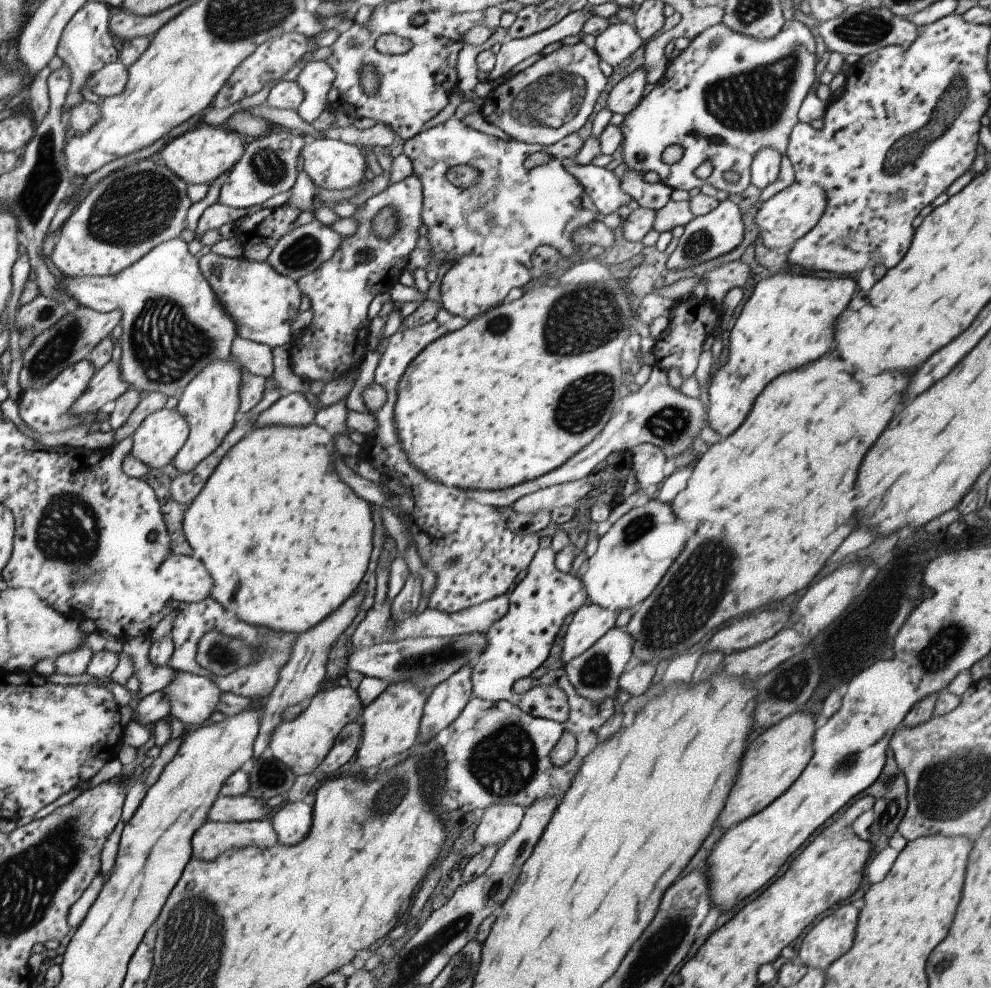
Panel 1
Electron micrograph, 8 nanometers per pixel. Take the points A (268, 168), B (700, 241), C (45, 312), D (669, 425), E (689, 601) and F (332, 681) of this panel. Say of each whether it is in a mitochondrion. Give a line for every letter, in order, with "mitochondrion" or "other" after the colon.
A: mitochondrion
B: mitochondrion
C: mitochondrion
D: mitochondrion
E: mitochondrion
F: other

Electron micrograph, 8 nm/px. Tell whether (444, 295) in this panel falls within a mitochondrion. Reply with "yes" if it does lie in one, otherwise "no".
no

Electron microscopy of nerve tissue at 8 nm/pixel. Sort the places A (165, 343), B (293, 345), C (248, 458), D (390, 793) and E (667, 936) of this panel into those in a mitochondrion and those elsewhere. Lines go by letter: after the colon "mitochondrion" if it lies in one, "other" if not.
A: mitochondrion
B: other
C: other
D: mitochondrion
E: mitochondrion

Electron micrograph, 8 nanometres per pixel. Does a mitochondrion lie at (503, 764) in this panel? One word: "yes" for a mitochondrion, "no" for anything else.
yes

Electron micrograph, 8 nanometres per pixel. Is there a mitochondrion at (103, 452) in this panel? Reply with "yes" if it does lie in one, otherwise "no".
no

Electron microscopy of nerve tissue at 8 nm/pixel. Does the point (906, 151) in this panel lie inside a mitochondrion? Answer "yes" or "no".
yes

